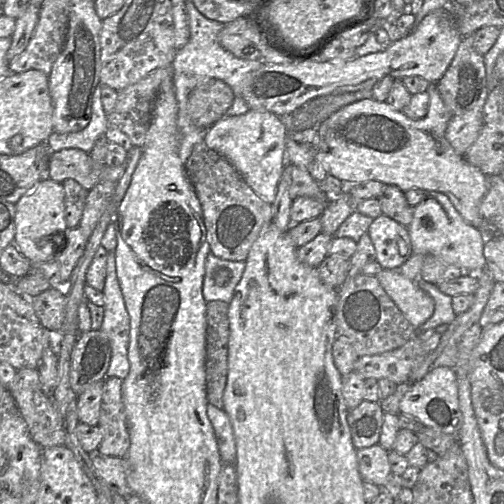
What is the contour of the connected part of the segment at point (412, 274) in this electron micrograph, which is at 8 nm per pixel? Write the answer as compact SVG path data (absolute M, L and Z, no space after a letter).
M428 192L427 198L414 207L413 219L407 229L413 254L399 268L392 269L404 277L420 281L423 259L428 254L459 267L464 273L478 273L485 270L483 247L486 236L464 220L446 195L440 192Z

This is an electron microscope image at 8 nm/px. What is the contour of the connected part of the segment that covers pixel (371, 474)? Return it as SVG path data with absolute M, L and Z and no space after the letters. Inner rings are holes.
M378 443L371 447L357 449L357 460L358 460L358 467L359 472L364 480L364 482L371 482L376 485L384 485L387 481L391 479L392 476L399 476L394 475L390 468L390 463L388 459L388 452Z

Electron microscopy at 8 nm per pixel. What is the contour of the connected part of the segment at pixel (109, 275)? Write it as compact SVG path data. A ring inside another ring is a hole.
M115 252L108 253L106 262L105 285L102 290L104 297L104 317L101 328L111 344L111 361L107 377L124 379L128 359L130 338L130 319L116 275Z

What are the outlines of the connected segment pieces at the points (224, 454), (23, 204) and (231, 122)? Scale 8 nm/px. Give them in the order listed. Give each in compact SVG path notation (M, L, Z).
M210 403L207 404L206 411L217 439L222 462L234 464L236 443L229 416L224 409L219 409Z
M42 179L32 191L15 203L15 236L13 244L32 264L55 259L57 252L52 236L64 233L68 227L65 220L64 189L61 183Z
M249 108L244 114L223 116L214 122L205 134L204 142L231 163L257 196L271 204L287 163L286 136L287 128L280 117L264 109Z

